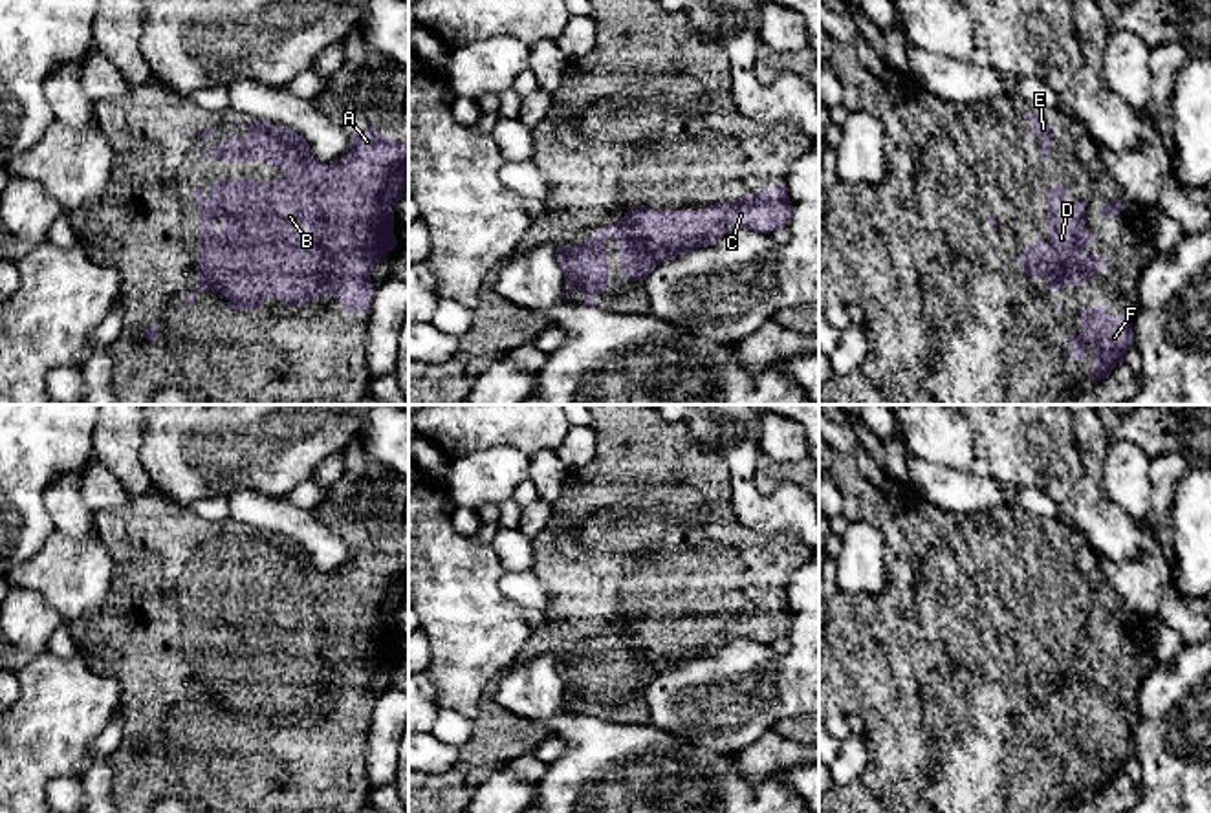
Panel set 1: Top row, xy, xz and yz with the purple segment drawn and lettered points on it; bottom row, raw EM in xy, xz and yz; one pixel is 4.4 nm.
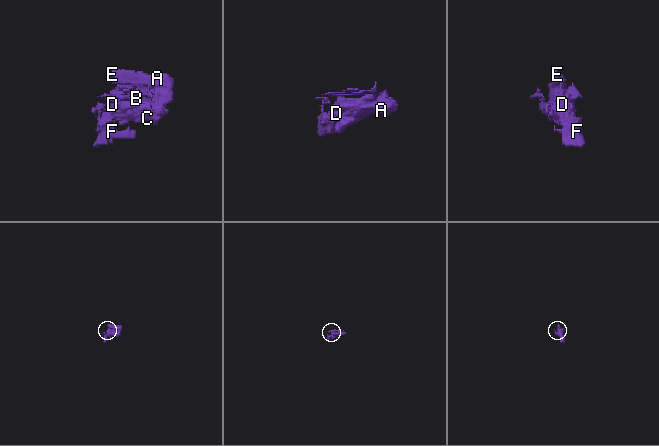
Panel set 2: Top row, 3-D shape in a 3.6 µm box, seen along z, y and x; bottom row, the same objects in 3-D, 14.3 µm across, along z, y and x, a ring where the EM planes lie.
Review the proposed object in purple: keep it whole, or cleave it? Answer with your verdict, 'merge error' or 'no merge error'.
no merge error

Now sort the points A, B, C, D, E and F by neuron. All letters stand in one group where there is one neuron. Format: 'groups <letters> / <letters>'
groups A B C D E F

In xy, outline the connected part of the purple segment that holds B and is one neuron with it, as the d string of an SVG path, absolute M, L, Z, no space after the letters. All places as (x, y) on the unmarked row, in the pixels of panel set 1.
M255 531L247 535L247 546L229 546L224 555L214 553L213 560L207 562L207 569L220 569L227 573L238 571L266 571L271 579L282 579L284 588L273 590L269 593L258 593L255 590L220 590L216 595L209 597L209 606L203 606L203 599L194 601L194 613L198 617L198 696L187 705L185 716L191 716L200 701L218 701L229 710L235 721L262 720L266 709L284 709L288 716L306 716L311 709L321 709L330 703L339 709L346 723L368 723L370 712L374 709L376 698L370 685L376 674L390 661L394 661L398 648L394 645L394 626L392 617L403 608L405 595L409 593L409 555L396 551L392 547L381 546L374 537L361 538L352 544L352 558L337 571L326 575L321 573L306 549L288 537L275 537L264 531Z

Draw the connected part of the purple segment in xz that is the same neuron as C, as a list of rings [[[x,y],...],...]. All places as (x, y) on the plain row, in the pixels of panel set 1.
[[[786,591],[779,597],[766,597],[760,604],[736,606],[731,612],[718,612],[704,621],[649,621],[630,617],[621,634],[605,635],[581,656],[561,656],[559,674],[564,681],[566,709],[577,698],[584,709],[583,716],[597,718],[595,705],[608,696],[608,672],[605,654],[610,646],[617,652],[621,683],[630,690],[645,690],[658,674],[682,667],[689,661],[716,654],[731,637],[747,637],[760,645],[769,645],[786,637],[791,628],[791,612]]]

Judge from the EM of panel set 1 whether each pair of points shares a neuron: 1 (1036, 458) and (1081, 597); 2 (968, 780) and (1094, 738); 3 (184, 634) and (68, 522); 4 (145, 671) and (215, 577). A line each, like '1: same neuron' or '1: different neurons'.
1: different neurons
2: same neuron
3: different neurons
4: same neuron

